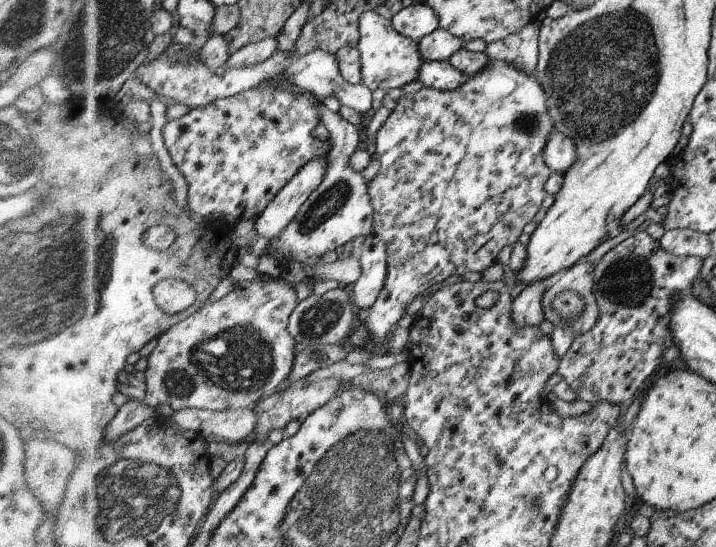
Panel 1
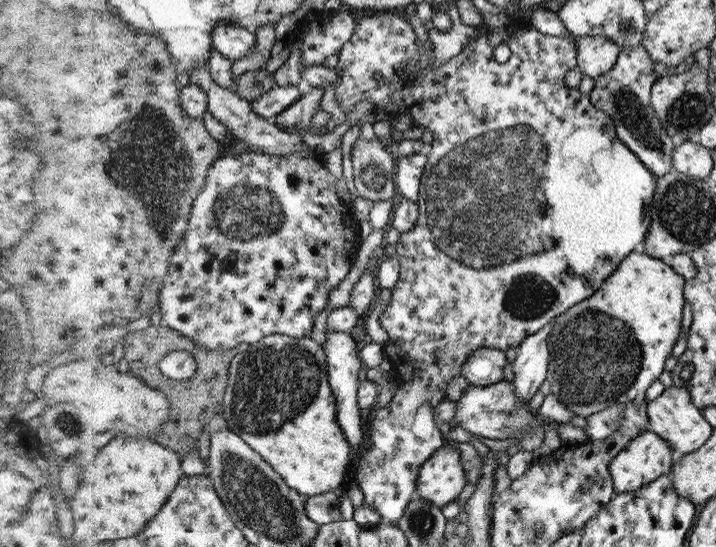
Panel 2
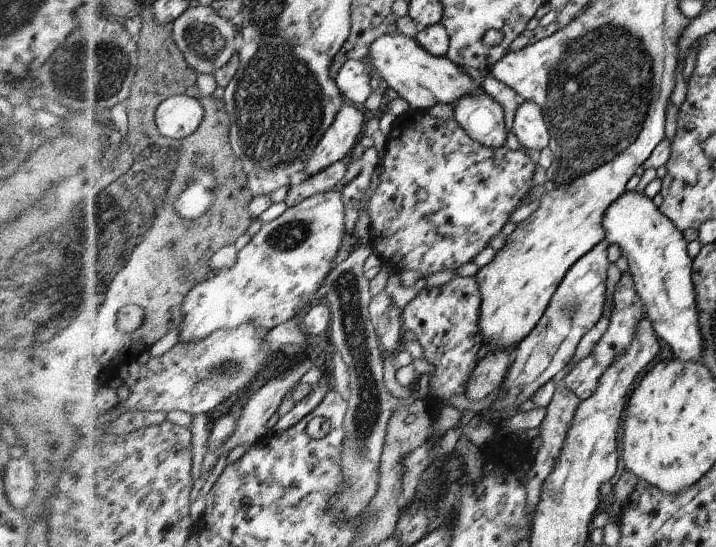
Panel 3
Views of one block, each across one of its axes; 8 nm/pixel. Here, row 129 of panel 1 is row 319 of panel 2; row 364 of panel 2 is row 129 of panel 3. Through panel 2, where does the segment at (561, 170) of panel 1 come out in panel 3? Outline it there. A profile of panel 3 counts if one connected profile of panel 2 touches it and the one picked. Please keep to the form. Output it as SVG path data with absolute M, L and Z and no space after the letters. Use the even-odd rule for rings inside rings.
M520 101L513 120L513 133L522 147L540 152L549 146L550 133L538 103Z

